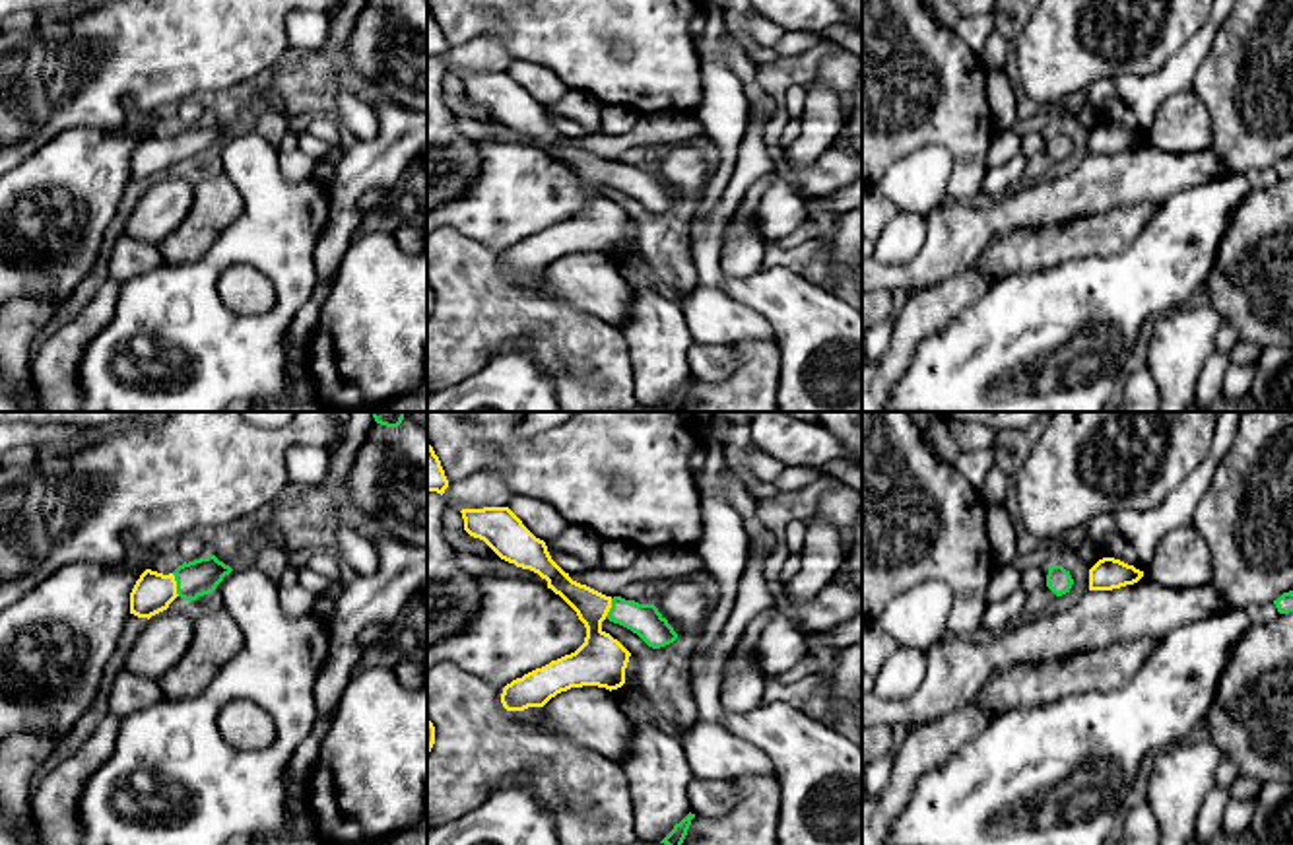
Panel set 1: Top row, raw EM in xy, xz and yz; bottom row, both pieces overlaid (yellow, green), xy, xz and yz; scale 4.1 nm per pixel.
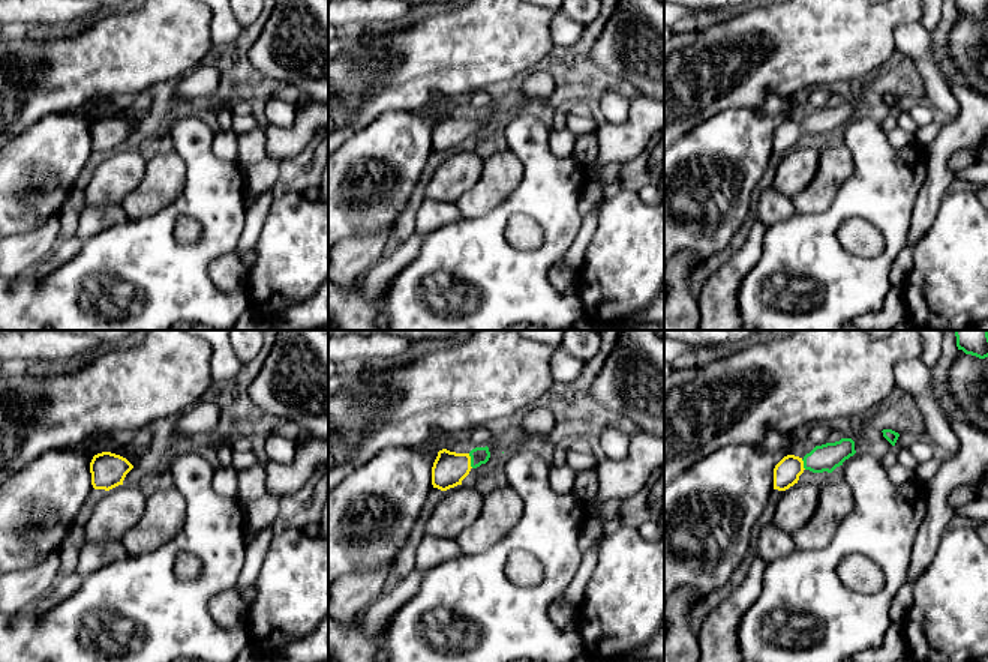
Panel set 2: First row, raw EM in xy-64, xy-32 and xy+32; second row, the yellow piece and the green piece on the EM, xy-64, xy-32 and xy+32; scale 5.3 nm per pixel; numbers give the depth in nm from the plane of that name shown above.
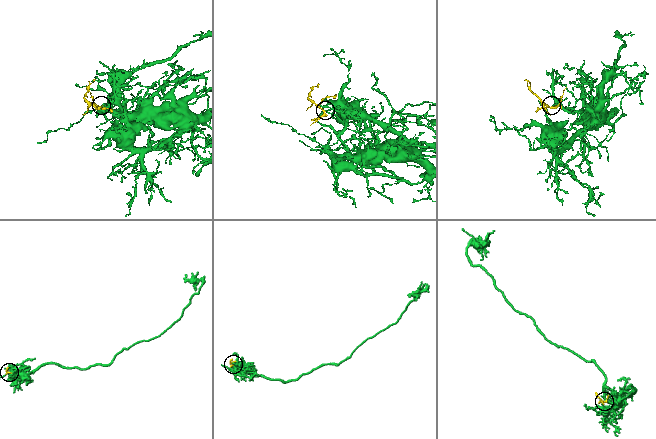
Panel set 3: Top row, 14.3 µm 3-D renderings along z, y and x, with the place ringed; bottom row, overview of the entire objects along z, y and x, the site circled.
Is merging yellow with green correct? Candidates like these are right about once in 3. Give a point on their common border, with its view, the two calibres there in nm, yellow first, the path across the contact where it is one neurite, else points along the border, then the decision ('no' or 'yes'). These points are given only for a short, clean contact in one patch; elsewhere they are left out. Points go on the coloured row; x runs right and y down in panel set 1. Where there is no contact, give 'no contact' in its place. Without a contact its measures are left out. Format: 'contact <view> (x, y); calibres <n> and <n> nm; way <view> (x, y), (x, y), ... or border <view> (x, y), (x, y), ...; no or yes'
contact xy (175, 585); calibres 160 and 150 nm; way xy (152, 593), (175, 585), (198, 577); yes

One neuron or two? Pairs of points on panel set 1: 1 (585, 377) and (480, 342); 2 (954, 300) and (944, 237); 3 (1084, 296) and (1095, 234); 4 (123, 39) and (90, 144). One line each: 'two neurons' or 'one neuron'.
1: one neuron
2: two neurons
3: two neurons
4: two neurons

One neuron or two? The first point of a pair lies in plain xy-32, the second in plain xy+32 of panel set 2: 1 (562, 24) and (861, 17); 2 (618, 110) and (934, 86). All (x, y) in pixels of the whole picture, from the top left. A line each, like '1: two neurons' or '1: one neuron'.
1: two neurons
2: one neuron

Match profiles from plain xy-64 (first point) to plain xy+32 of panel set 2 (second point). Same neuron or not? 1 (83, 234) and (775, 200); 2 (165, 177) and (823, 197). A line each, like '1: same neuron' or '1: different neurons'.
1: same neuron
2: same neuron

